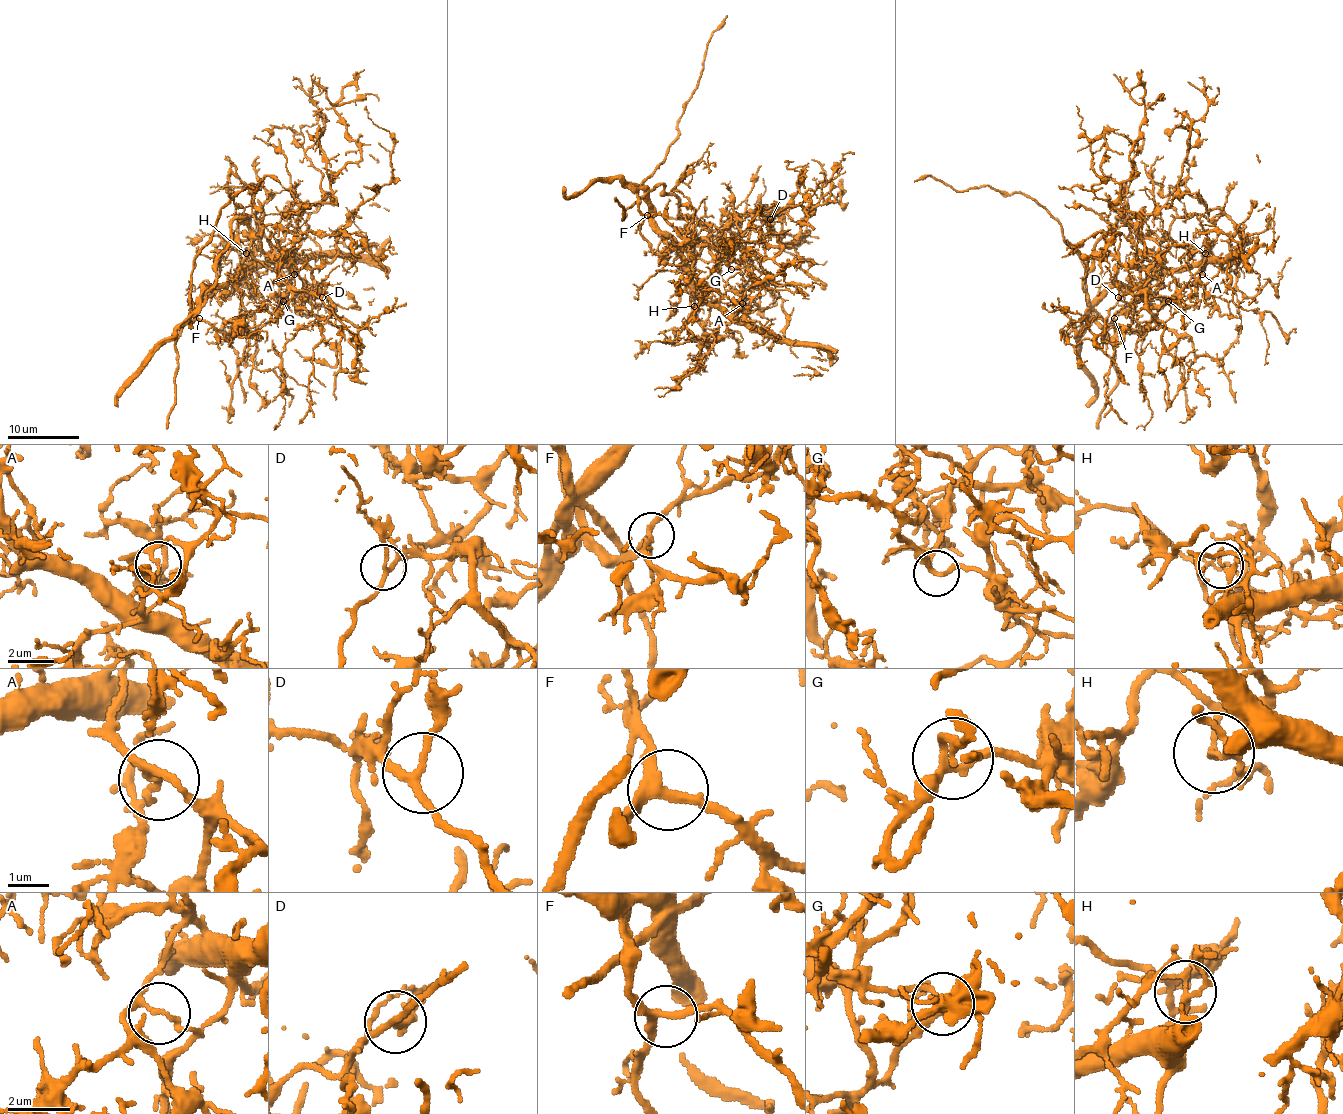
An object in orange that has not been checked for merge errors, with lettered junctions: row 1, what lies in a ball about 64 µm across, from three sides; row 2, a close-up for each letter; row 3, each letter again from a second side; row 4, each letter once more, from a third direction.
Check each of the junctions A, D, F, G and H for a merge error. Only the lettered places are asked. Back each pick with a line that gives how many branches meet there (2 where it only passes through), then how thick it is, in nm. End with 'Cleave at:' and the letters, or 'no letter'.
A: 3 | 130 nm
H: 3 | 180 nm
Cleave at: A, H

